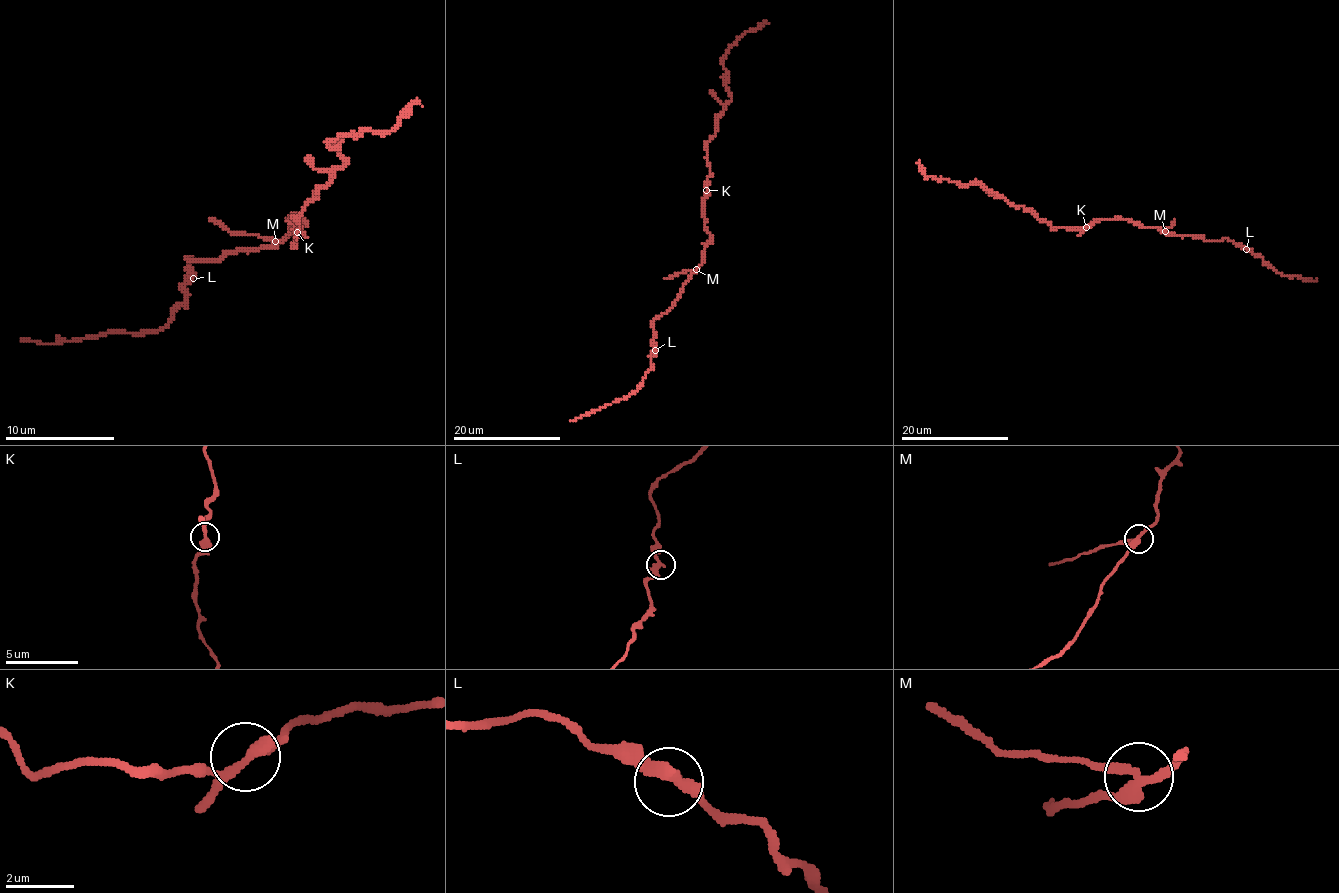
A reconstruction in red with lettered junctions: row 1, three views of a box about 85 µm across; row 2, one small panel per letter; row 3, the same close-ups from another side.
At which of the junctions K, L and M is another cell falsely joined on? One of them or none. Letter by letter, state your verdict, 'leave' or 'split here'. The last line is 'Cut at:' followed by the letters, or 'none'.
K: leave
L: leave
M: split here
Cut at: M

